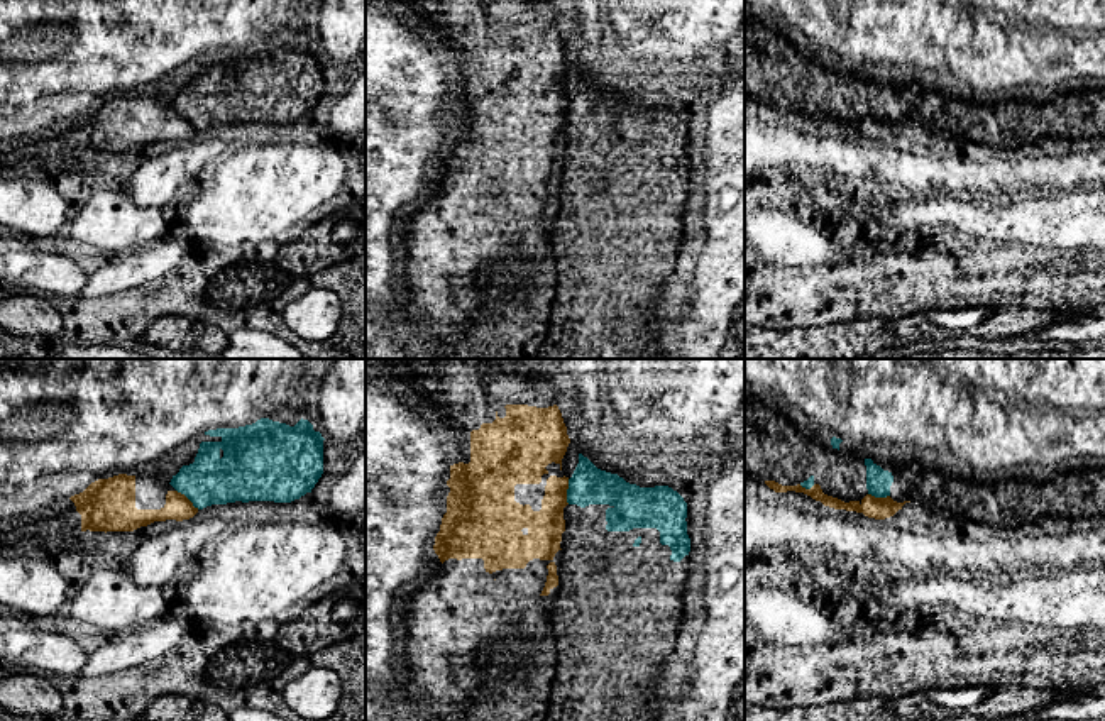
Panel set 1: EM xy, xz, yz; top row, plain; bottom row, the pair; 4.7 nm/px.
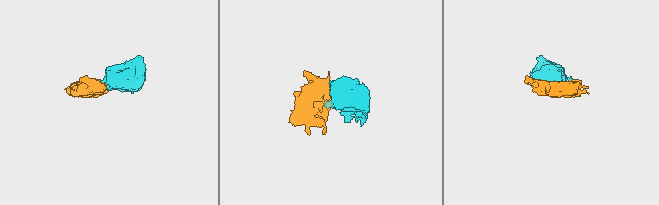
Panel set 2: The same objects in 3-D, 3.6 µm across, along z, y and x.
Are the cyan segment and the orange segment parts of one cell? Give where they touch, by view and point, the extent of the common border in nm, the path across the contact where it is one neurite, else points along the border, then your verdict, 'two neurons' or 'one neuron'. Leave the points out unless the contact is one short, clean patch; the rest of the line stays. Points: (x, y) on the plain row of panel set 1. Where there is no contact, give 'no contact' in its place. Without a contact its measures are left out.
meets cyan in xz at (567, 112); contact 120 nm long; two neurons

